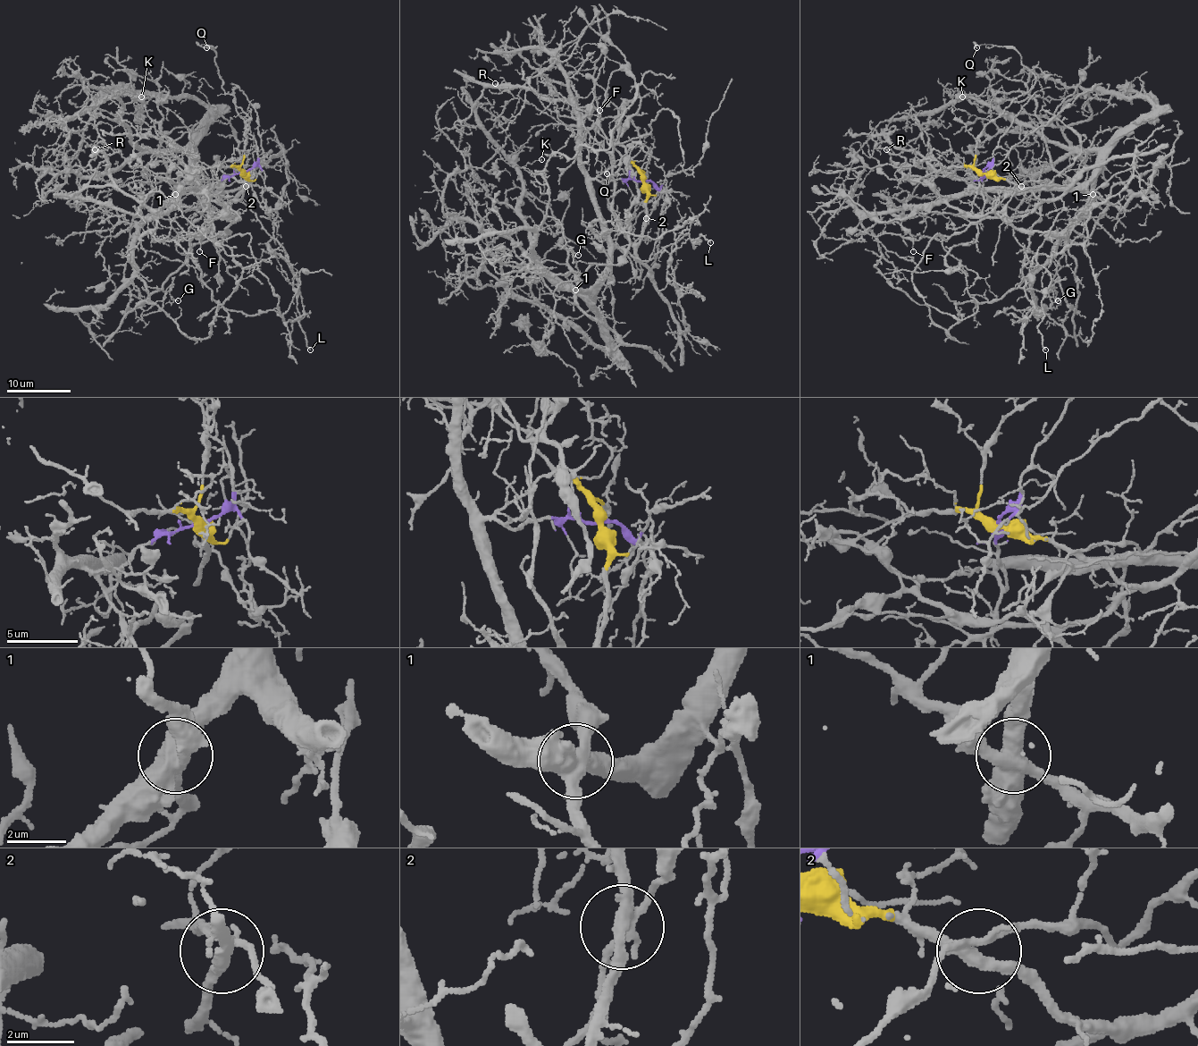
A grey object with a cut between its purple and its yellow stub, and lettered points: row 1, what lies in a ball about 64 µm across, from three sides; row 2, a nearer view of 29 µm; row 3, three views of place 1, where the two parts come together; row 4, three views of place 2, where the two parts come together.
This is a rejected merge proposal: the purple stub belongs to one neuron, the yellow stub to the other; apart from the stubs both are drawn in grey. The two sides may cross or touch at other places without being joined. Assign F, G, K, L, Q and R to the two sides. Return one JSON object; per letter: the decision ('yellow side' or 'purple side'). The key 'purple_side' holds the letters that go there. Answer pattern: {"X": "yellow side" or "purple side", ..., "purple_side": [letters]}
{"F": "yellow side", "G": "purple side", "K": "purple side", "L": "yellow side", "Q": "yellow side", "R": "purple side", "purple_side": ["G", "K", "R"]}

